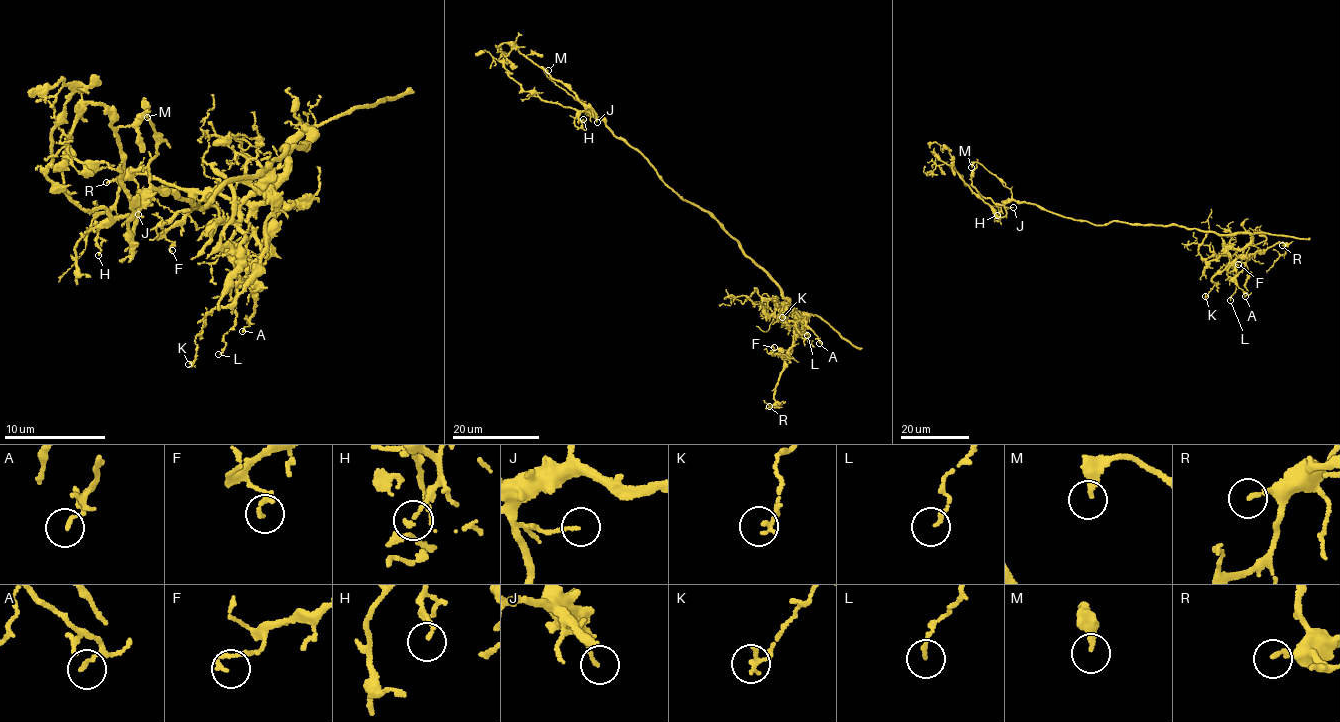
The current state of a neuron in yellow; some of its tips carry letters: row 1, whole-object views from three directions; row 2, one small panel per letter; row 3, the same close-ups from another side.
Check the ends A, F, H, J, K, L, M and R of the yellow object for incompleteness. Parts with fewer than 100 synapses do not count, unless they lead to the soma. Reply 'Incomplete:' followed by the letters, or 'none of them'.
Incomplete: none of them

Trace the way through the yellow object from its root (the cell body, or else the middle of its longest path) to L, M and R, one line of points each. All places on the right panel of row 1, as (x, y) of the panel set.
L: (1115, 221), (1177, 224), (1218, 234), (1247, 232), (1251, 241), (1237, 249), (1227, 266), (1237, 282), (1230, 300)
M: (1115, 221), (1092, 224), (1020, 203), (980, 164), (971, 167)
R: (1115, 221), (1177, 224), (1218, 234), (1247, 232), (1251, 242), (1245, 255), (1278, 242), (1282, 245)

